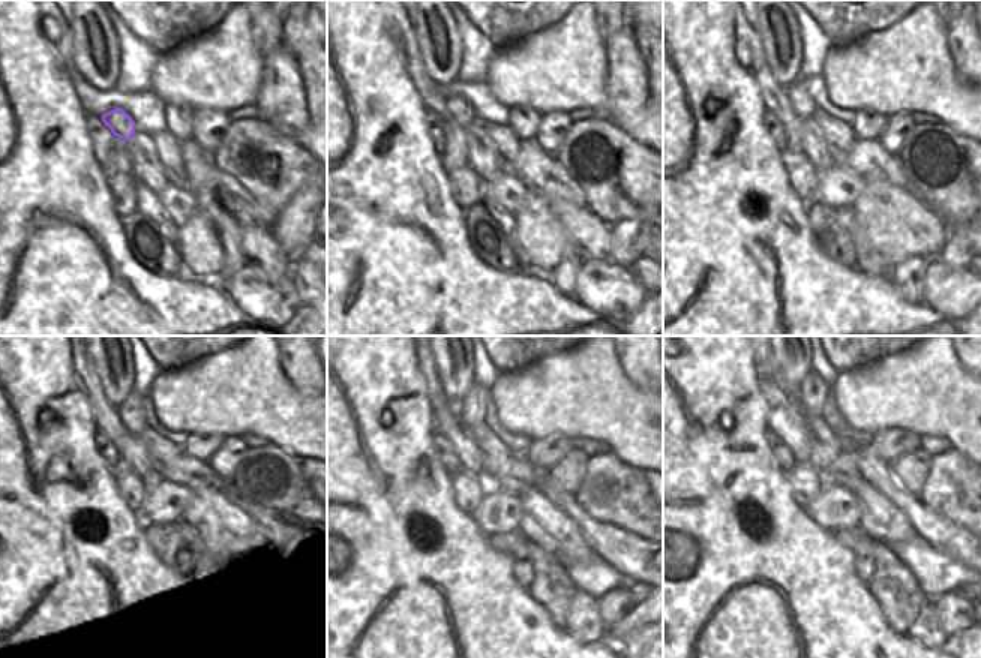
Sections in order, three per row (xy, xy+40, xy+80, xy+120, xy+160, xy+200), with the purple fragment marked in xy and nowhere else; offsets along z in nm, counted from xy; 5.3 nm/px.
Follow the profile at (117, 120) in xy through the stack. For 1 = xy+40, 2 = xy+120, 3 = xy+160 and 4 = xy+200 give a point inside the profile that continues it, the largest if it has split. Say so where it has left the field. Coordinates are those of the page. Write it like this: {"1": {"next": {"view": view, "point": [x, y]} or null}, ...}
{"1": {"next": {"view": "xy+40", "point": [461, 111]}}, "2": {"next": {"view": "xy+120", "point": [131, 414]}}, "3": {"next": {"view": "xy+160", "point": [470, 411]}}, "4": {"next": {"view": "xy+200", "point": [812, 393]}}}

